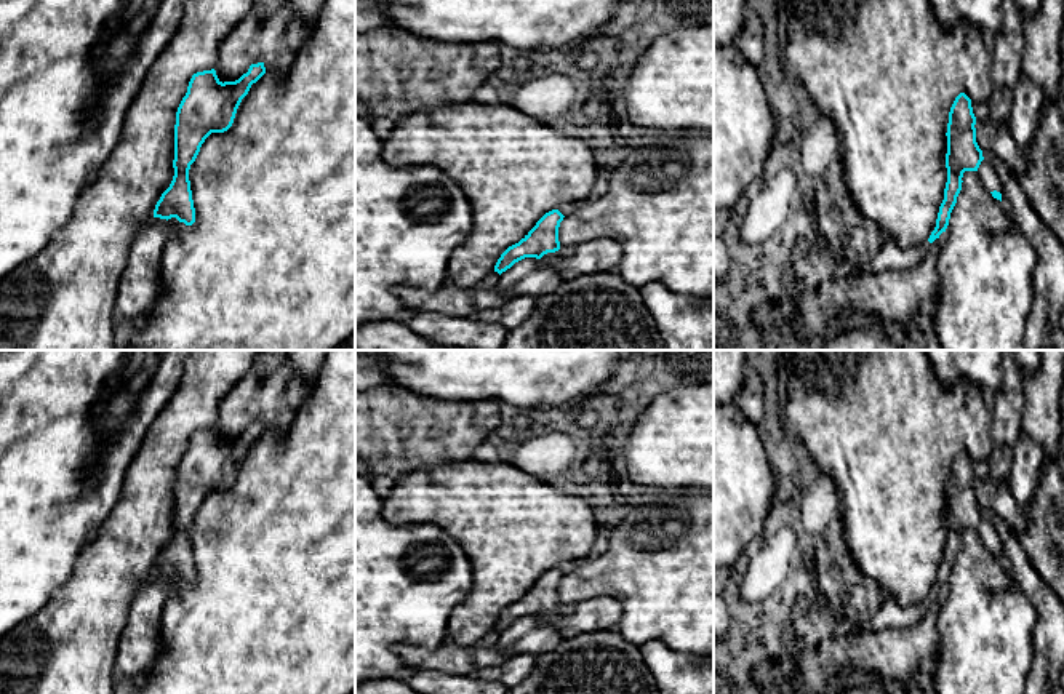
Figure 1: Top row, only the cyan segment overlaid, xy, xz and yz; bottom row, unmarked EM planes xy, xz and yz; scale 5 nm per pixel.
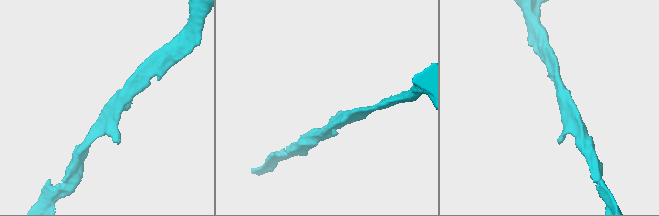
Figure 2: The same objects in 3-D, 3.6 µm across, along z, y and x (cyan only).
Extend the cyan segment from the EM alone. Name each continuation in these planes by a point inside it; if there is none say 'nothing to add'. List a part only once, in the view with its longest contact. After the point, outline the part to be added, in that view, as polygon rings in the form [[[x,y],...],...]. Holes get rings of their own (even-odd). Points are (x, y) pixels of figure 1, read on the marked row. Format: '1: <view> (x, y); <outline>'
1: yz (986, 171); [[[982,160],[978,168],[978,176],[979,176],[982,185],[986,187],[986,190],[989,190],[989,192],[997,190],[1002,193],[1002,182],[998,179],[992,163]]]

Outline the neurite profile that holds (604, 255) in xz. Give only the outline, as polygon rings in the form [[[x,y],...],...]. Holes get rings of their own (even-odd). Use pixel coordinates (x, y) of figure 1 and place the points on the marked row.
[[[597,238],[578,246],[568,257],[555,251],[544,254],[539,262],[557,269],[563,281],[566,281],[584,275],[614,272],[621,259],[622,246],[616,240]]]

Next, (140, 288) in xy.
[[[152,217],[131,241],[117,286],[117,312],[133,326],[150,315],[162,296],[162,256],[170,238],[168,221]]]

